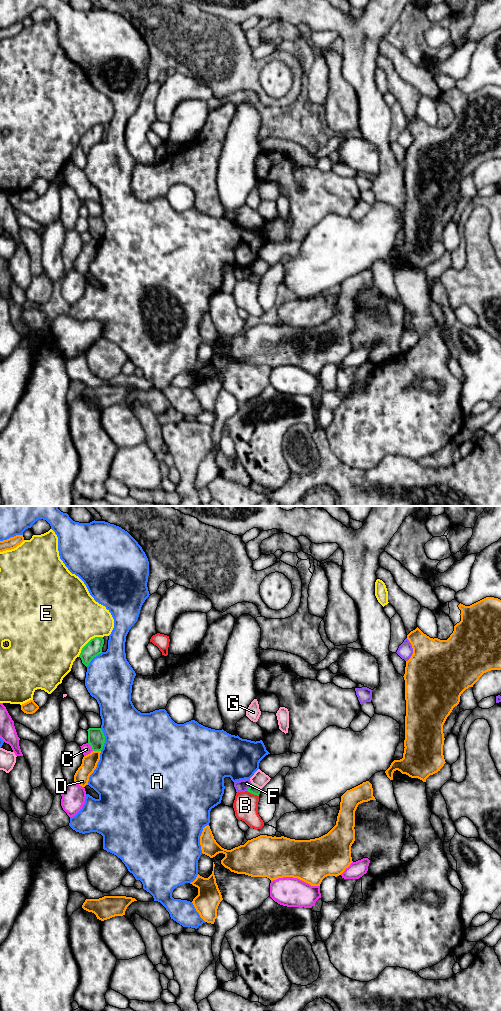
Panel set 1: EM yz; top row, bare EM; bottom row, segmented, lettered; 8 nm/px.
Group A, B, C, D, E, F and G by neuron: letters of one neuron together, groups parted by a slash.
A / B / C F / D / E / G

